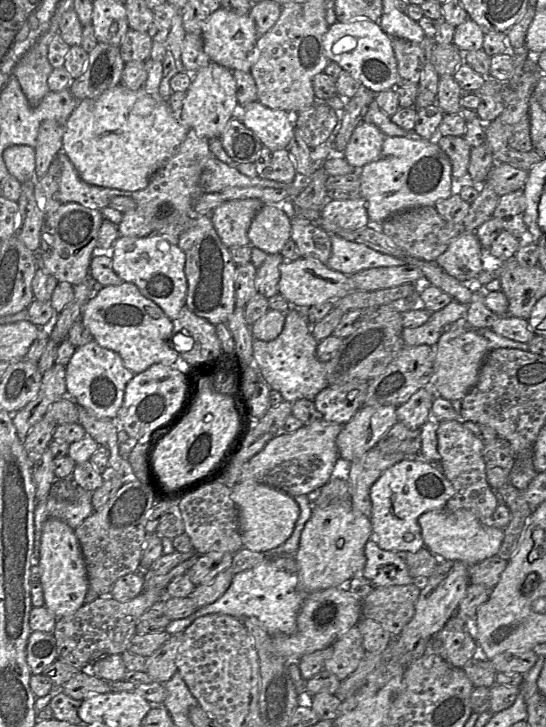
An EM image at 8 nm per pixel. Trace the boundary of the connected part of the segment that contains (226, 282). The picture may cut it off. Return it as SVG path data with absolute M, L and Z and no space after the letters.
M198 215L195 221L178 237L178 246L186 257L185 276L188 284L186 307L197 316L208 320L213 325L227 323L235 309L235 274L237 265L233 262L229 248L219 238L210 215Z

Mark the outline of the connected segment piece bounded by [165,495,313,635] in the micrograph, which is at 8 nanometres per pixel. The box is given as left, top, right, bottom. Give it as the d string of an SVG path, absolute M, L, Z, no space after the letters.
M298 495L292 496L300 508L300 514L296 522L295 528L291 536L280 546L264 552L267 555L265 561L259 563L255 567L242 571L234 575L230 587L227 591L215 602L206 605L202 608L196 610L187 618L172 620L171 623L166 627L166 631L170 635L176 633L183 633L183 631L193 623L199 617L209 615L209 614L225 614L236 617L241 620L247 617L254 617L261 625L266 629L270 635L286 634L292 635L297 630L297 617L302 606L302 603L305 599L305 594L303 594L299 589L299 580L297 575L297 562L296 562L296 552L299 547L300 537L302 531L305 527L305 524L312 516L313 506L311 503L310 496L307 495Z

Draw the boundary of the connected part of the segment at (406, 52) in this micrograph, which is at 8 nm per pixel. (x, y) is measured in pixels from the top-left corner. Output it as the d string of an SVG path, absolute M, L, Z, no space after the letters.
M391 38L397 61L396 86L417 84L425 65L425 56L419 43Z

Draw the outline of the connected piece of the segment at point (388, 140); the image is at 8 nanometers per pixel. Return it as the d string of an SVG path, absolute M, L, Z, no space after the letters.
M386 136L380 156L359 169L359 177L360 195L373 225L404 210L434 206L452 194L451 164L435 140Z

